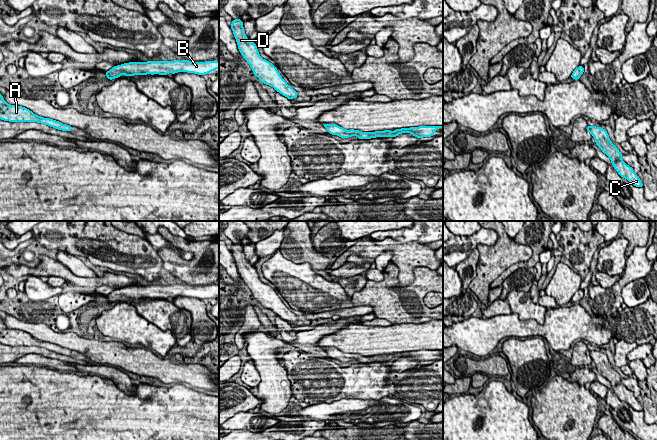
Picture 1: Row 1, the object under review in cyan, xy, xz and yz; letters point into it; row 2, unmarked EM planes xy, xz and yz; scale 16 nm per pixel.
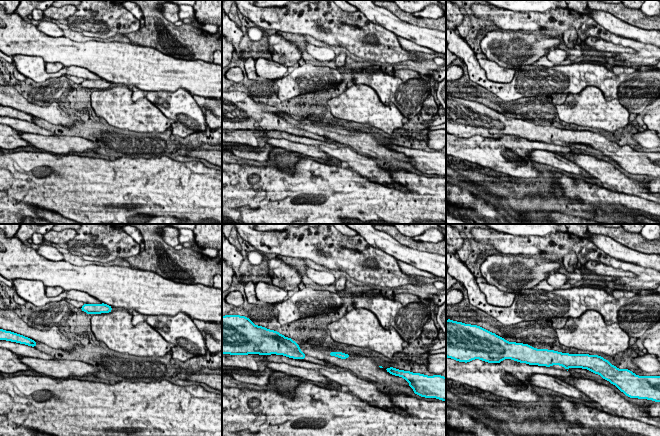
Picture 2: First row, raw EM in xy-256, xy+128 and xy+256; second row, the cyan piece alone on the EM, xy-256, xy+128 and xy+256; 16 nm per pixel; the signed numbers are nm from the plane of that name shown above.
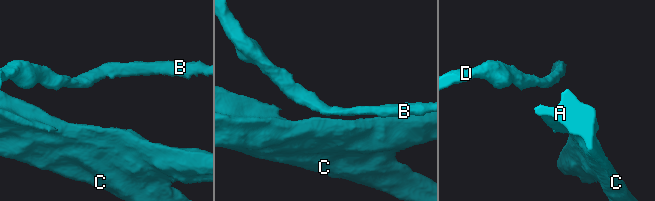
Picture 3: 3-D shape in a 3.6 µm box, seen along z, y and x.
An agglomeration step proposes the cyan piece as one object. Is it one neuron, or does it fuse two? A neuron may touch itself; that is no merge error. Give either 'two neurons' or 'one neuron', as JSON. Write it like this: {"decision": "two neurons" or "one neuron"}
{"decision": "one neuron"}

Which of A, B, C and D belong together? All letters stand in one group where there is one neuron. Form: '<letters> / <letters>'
A B C D

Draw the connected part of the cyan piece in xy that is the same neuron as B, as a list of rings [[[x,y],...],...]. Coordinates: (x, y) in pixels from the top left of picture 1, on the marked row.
[[[174,60],[174,61],[147,61],[147,62],[129,62],[114,66],[109,71],[105,72],[109,80],[125,76],[159,74],[167,75],[168,73],[175,74],[177,72],[194,73],[205,75],[219,69],[219,61],[192,62],[189,60]]]

